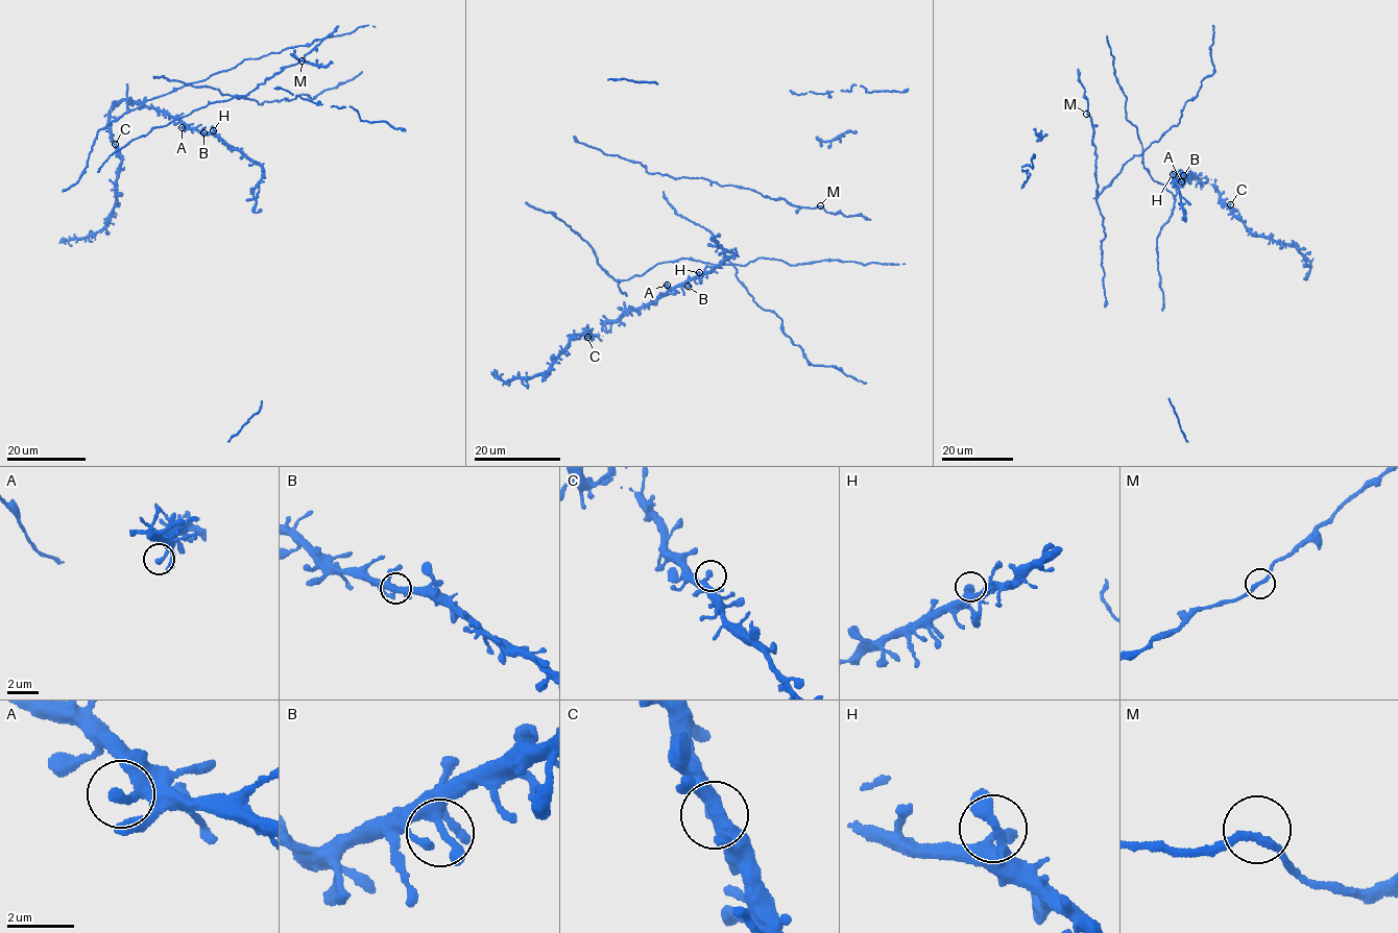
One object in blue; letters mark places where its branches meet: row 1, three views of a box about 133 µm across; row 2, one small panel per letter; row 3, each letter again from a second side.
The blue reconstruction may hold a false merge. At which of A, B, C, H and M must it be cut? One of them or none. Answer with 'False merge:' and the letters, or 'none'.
False merge: none

